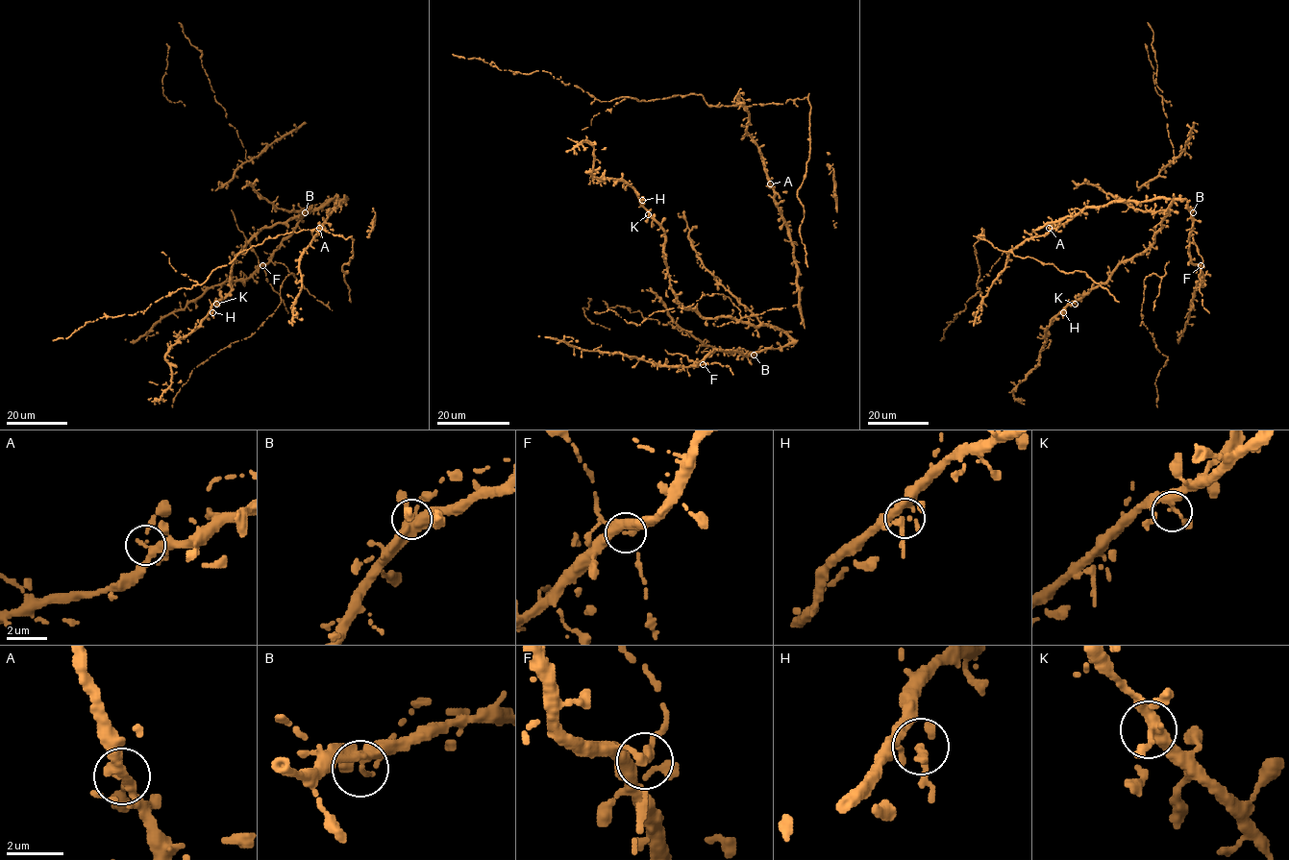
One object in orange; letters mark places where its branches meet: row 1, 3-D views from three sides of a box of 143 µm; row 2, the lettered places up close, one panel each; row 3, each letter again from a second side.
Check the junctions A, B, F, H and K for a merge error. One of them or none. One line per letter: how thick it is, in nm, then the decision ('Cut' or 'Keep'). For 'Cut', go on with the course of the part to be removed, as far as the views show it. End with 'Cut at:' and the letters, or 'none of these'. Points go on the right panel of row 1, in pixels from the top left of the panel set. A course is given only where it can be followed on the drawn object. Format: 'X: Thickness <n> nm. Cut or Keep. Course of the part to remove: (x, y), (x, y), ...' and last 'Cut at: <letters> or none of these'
A: Thickness 240 nm. Keep
B: Thickness 280 nm. Keep
F: Thickness 220 nm. Keep
H: Thickness 200 nm. Keep
K: Thickness 240 nm. Keep
Cut at: none of these

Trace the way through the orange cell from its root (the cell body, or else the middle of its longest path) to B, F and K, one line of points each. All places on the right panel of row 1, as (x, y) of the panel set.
B: (1174, 196), (1185, 199), (1193, 212)
F: (1174, 196), (1187, 202), (1194, 220), (1189, 238), (1190, 259), (1201, 266)
K: (1174, 196), (1154, 241), (1140, 254), (1123, 260), (1105, 282), (1092, 287), (1075, 304)

